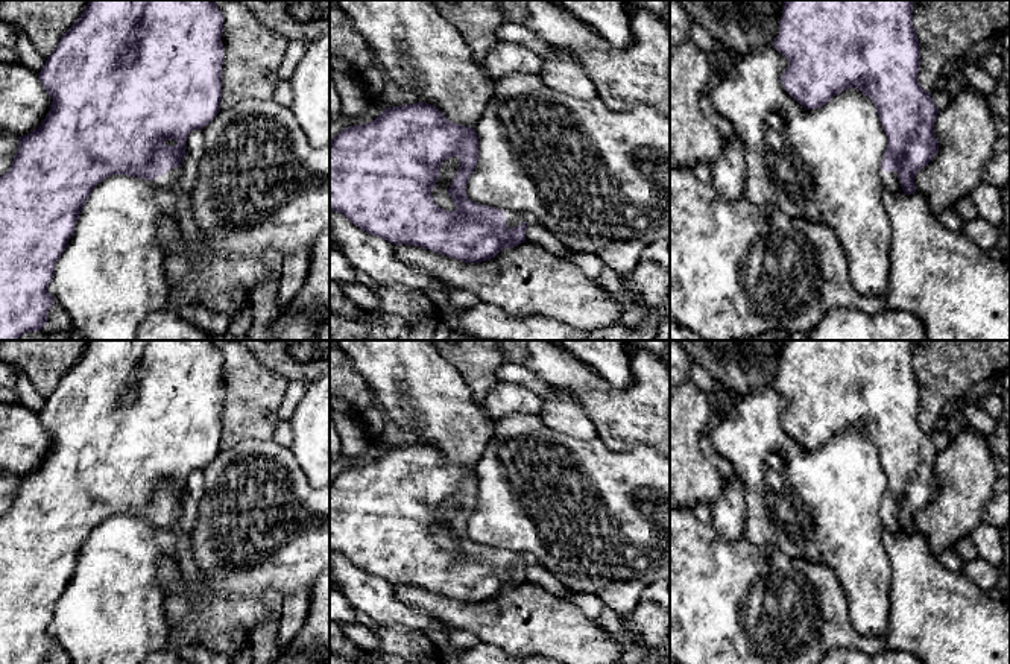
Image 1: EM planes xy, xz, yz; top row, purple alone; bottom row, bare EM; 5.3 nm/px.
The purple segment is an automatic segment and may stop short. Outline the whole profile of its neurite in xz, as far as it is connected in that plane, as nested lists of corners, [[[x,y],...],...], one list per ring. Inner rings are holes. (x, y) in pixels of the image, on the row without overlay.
[[[424,442],[386,448],[374,462],[349,466],[330,482],[330,552],[343,555],[360,570],[393,585],[419,587],[465,603],[491,600],[500,591],[524,583],[529,565],[518,553],[481,545],[468,538],[466,524],[477,501],[475,470],[450,462],[436,447]],[[454,497],[460,498],[460,506],[448,535],[456,544],[456,550],[447,552],[434,544],[431,532],[439,520],[442,503]]]

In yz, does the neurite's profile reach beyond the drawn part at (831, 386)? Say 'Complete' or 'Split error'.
Split error

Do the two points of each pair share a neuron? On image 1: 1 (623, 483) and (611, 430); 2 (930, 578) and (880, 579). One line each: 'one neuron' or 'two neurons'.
1: two neurons
2: two neurons

